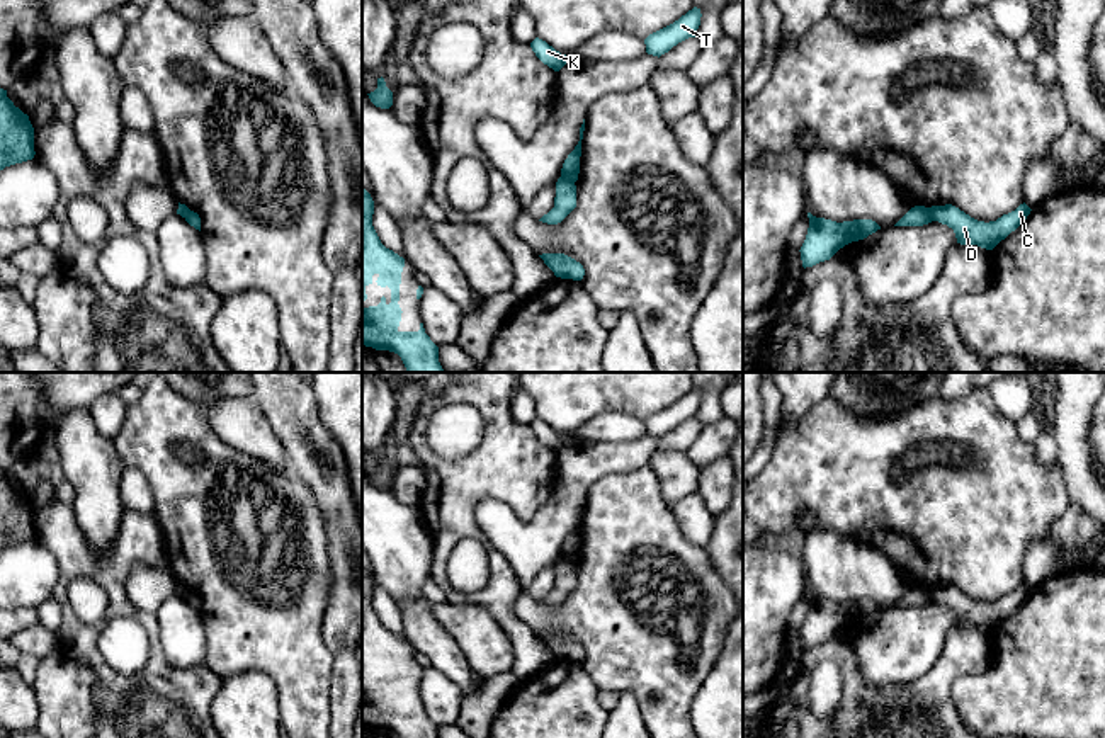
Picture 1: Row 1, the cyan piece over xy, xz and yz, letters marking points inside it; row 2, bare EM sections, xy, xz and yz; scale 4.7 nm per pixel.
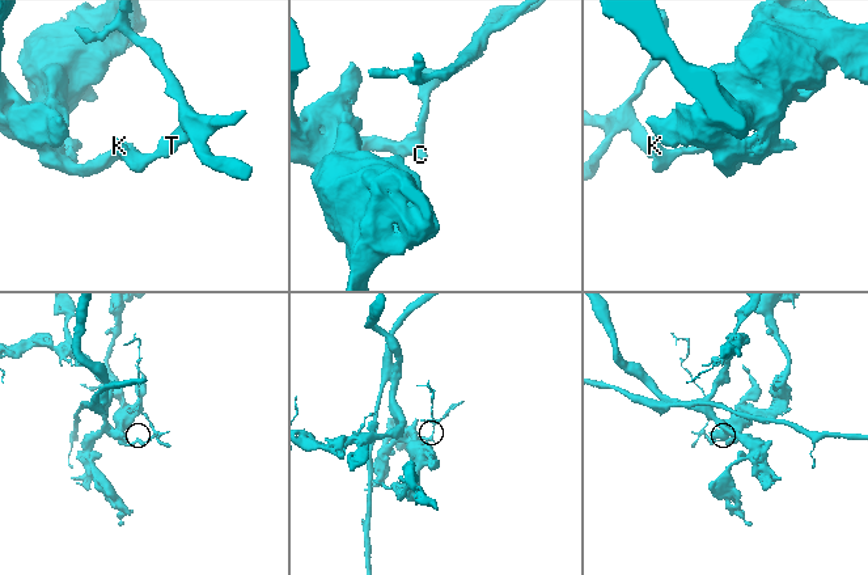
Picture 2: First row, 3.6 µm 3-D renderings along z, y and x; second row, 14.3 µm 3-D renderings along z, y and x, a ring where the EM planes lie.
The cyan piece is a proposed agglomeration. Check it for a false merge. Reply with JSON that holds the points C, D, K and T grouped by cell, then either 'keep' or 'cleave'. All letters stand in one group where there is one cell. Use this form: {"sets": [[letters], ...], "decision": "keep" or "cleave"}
{"sets": [["C", "D"], ["K", "T"]], "decision": "cleave"}

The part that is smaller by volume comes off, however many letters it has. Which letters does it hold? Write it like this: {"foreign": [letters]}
{"foreign": ["K", "T"]}

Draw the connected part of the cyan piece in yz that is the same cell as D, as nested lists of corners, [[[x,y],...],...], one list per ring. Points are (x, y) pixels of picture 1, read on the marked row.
[[[1023,202],[1015,211],[1003,214],[996,221],[978,221],[952,204],[928,207],[933,221],[947,224],[954,230],[957,243],[978,245],[993,250],[1001,240],[1015,231],[1030,214],[1030,207]]]

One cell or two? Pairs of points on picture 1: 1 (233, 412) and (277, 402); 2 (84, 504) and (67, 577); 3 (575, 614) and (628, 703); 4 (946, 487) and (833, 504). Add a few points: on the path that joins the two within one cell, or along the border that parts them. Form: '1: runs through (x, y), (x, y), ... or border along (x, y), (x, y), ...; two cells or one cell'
1: border along (252, 398), (279, 441); two cells
2: border along (70, 505), (85, 541), (104, 555); two cells
3: border along (621, 692), (629, 692), (634, 698), (645, 720); two cells
4: runs through (918, 487), (861, 490); one cell

